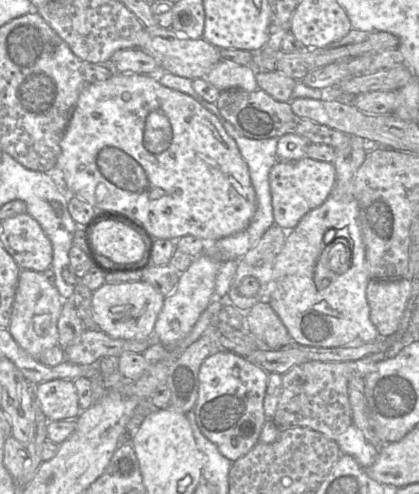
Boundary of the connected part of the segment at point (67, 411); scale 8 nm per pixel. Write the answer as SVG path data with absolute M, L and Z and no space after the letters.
M54 379L34 387L34 397L49 421L76 419L81 410L74 381Z

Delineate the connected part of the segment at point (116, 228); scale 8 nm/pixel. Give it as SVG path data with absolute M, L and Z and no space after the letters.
M104 220L98 223L91 234L95 250L114 263L137 261L144 250L139 234L117 221Z

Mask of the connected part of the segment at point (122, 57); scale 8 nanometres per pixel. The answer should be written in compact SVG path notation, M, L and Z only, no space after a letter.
M139 48L120 49L113 53L109 64L117 73L121 74L150 74L159 81L165 73L154 58Z

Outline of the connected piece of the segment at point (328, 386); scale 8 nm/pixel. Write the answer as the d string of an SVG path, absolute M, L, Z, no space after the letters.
M376 353L362 359L345 362L320 362L308 360L293 366L282 375L282 391L273 417L280 429L306 427L336 439L352 424L348 396L348 380L352 375L365 378L376 370L376 364L385 354Z

